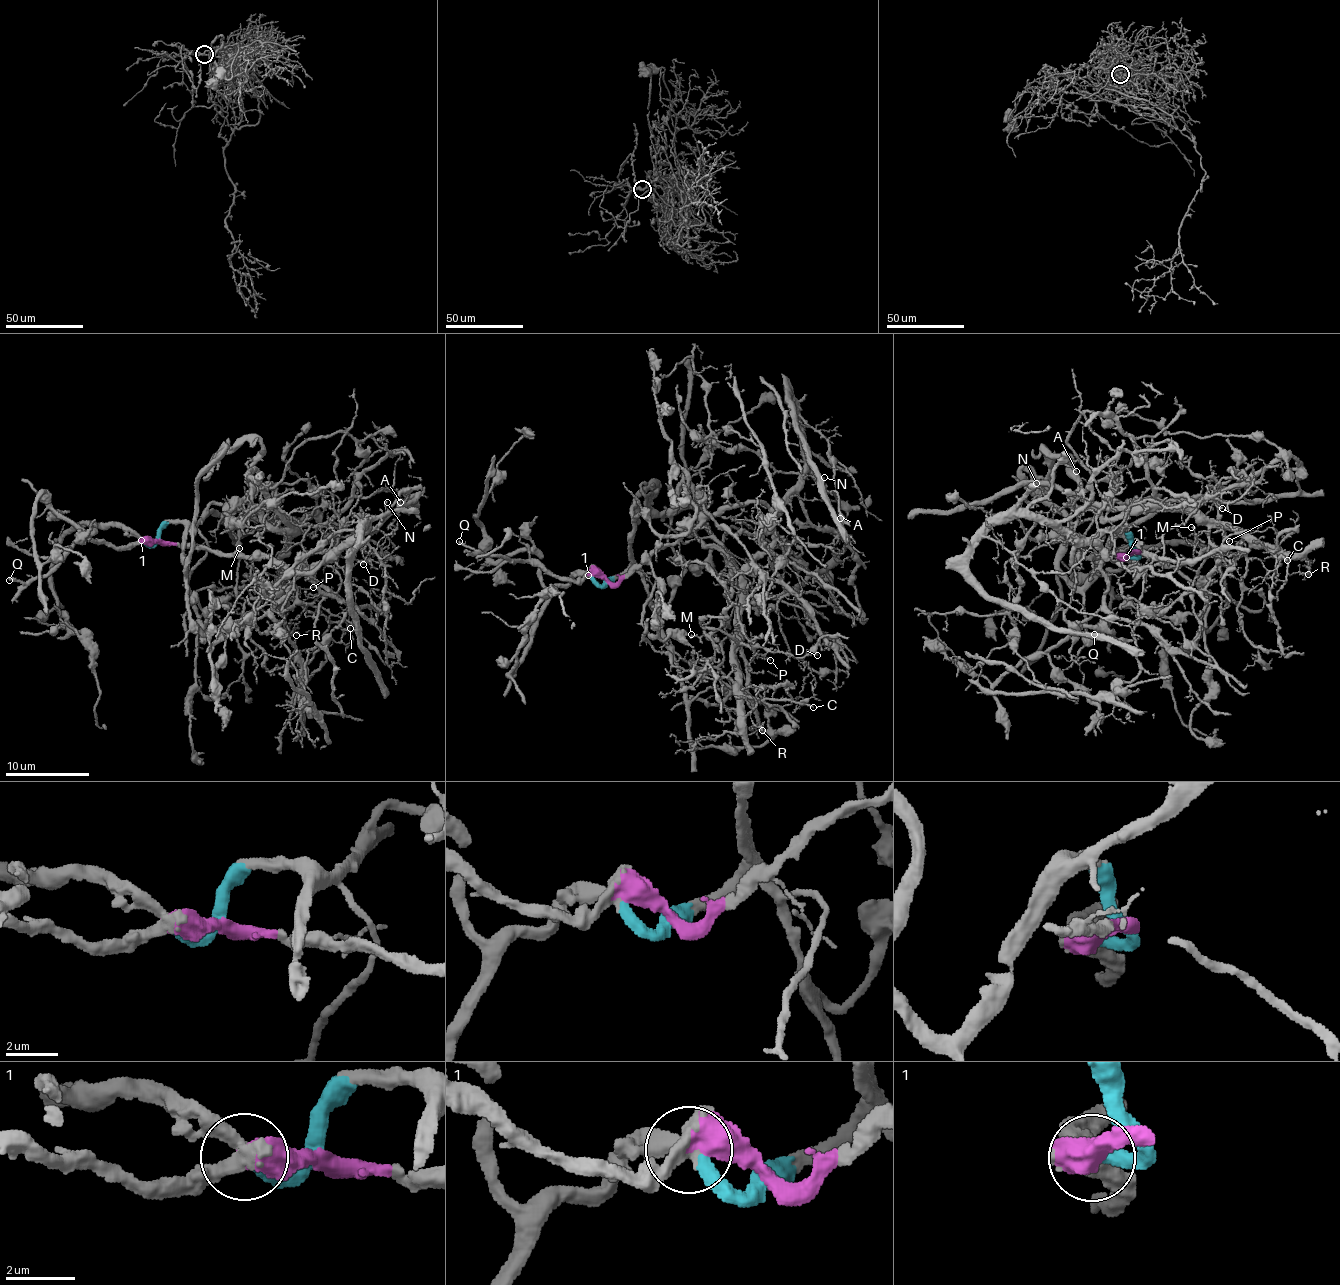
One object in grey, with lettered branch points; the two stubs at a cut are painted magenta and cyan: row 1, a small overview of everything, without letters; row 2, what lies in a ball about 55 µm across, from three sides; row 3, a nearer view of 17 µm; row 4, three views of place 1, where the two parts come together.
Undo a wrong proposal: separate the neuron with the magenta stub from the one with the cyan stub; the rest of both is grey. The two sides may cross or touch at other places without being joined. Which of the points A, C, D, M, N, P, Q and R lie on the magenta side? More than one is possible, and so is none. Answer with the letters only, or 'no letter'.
A, M, N, Q

